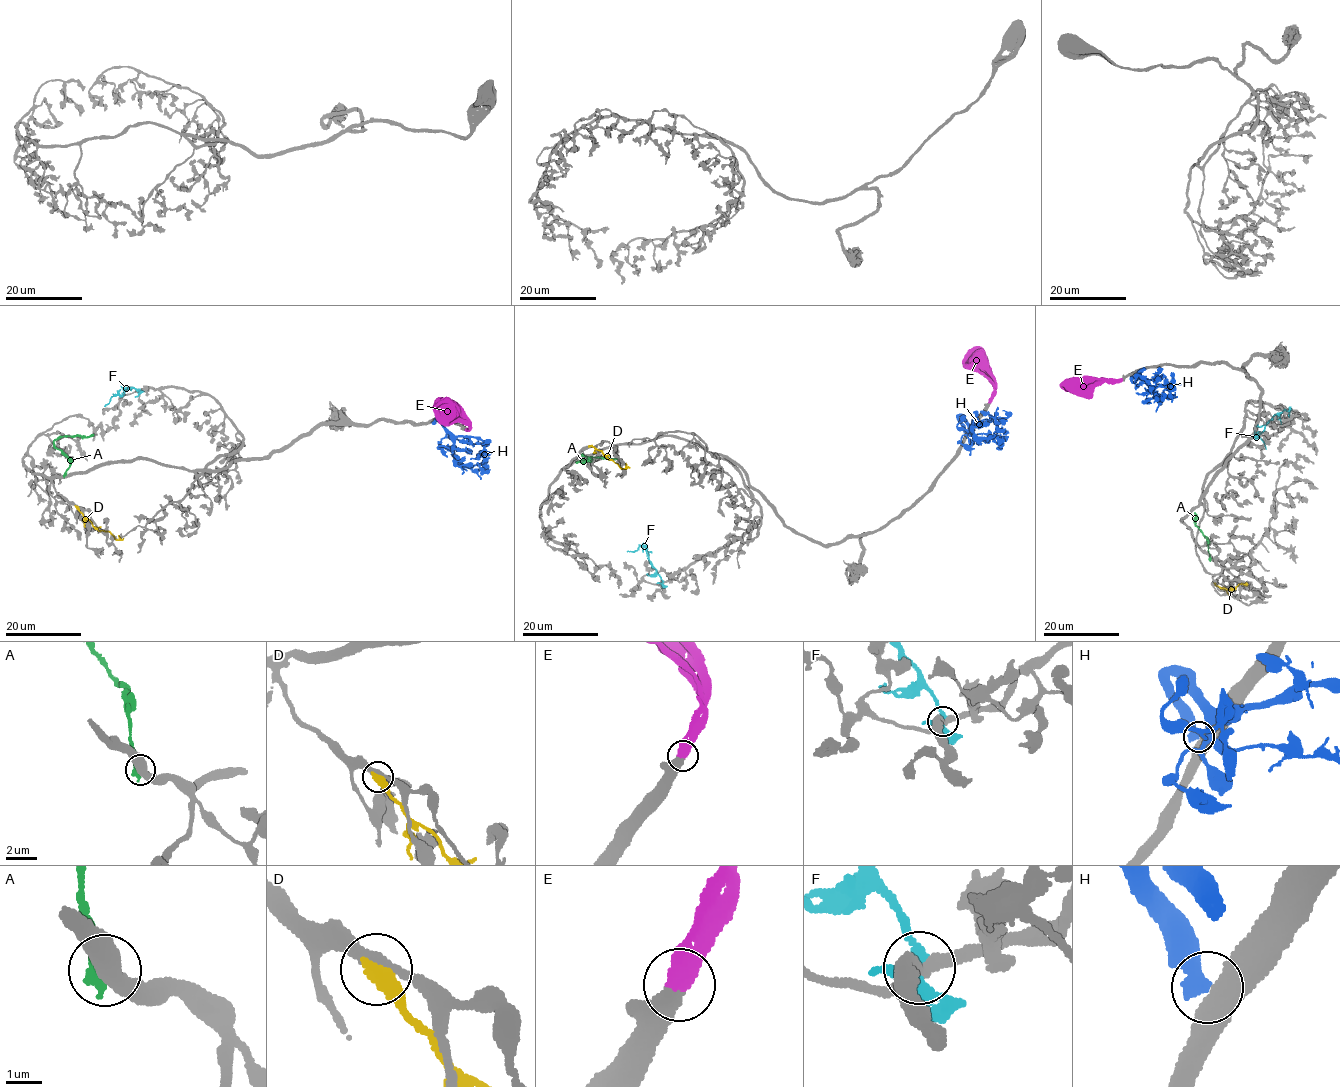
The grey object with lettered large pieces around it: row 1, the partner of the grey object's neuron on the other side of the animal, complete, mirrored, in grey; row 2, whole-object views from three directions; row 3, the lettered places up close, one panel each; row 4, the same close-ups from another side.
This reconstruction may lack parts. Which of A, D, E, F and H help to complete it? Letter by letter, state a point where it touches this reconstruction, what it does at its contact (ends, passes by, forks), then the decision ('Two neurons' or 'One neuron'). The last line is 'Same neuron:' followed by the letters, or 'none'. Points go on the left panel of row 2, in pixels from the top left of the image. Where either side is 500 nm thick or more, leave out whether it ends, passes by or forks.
A: Touches grey at (65, 475). Two neurons
D: Touches grey at (76, 506). It ends there. Two neurons
E: Touches grey at (466, 429). One neuron
F: Touches grey at (139, 391). It forks there. Two neurons
H: Touches grey at (442, 418). It ends there. Two neurons
Same neuron: E

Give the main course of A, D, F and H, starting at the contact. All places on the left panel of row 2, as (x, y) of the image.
A: (64, 475), (70, 460), (54, 442), (60, 437), (93, 433)
D: (76, 507), (99, 530), (109, 532), (116, 539), (118, 535)
F: (139, 391), (132, 387), (122, 395), (112, 396), (104, 405)
H: (442, 417), (436, 419), (451, 435), (453, 455), (462, 465), (470, 467), (478, 463), (485, 470), (490, 469)

